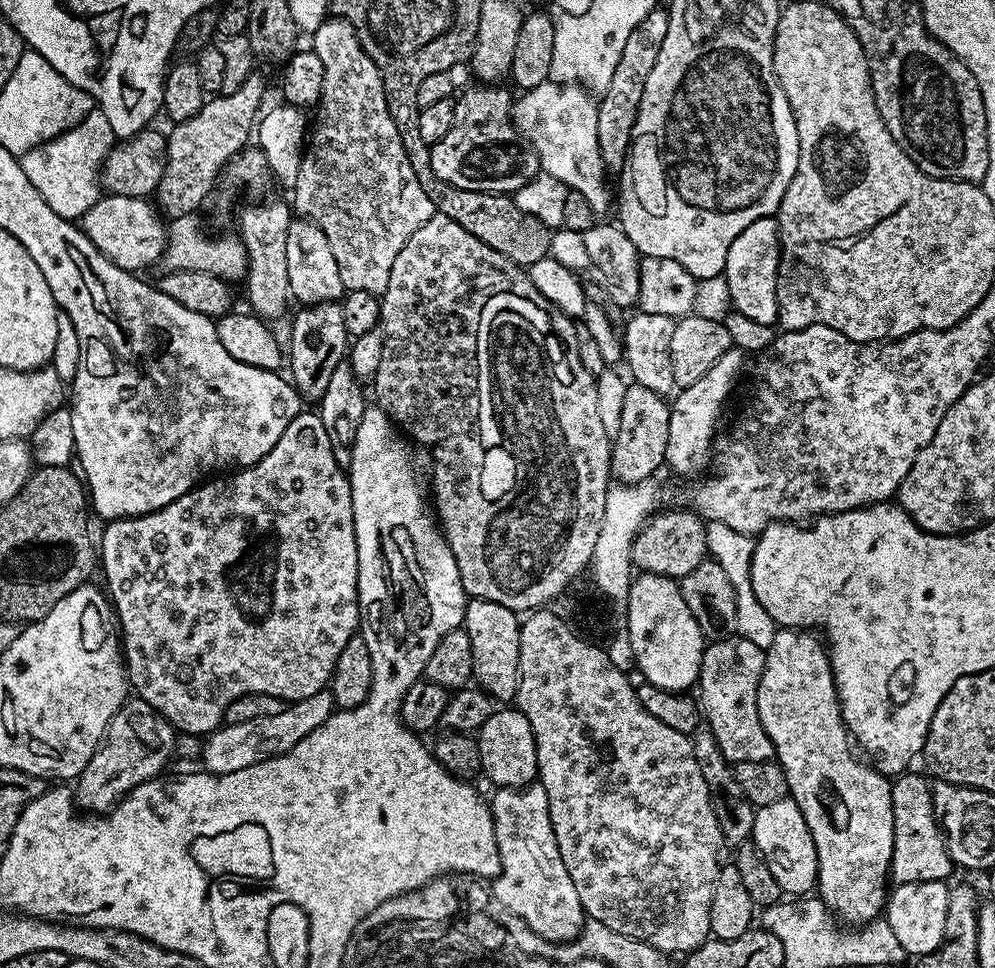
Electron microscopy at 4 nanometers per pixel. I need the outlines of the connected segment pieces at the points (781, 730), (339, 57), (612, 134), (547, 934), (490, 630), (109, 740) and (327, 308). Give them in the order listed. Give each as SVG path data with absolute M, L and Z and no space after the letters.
M780 628L774 634L774 642L764 653L764 669L762 678L758 682L758 718L762 718L762 726L770 738L776 751L775 759L782 766L786 774L786 782L790 798L802 810L802 818L806 818L806 826L814 838L814 850L818 858L818 874L816 875L816 888L819 900L827 906L829 912L837 921L848 926L863 926L877 919L886 908L886 888L889 883L888 867L894 854L894 810L892 809L892 780L875 767L863 764L851 756L853 745L850 743L850 733L844 725L844 716L840 713L840 701L836 699L836 683L832 677L832 661L828 658L828 649L825 641L815 631L802 628Z
M328 18L318 26L316 32L311 33L310 40L312 40L311 51L316 52L318 58L322 58L322 94L320 103L314 112L316 120L314 116L314 123L310 128L310 139L307 141L304 155L300 157L298 178L291 189L291 192L293 191L291 203L303 219L311 220L322 230L322 234L326 234L326 242L330 242L330 250L334 250L334 258L338 262L338 274L342 274L345 289L350 292L366 290L366 294L381 297L390 282L390 270L394 266L394 258L398 258L398 250L402 250L402 246L406 246L406 242L410 238L410 234L414 234L414 230L418 230L433 216L434 209L426 190L422 190L422 182L418 182L418 174L414 174L414 166L410 166L410 158L406 158L406 150L402 146L398 126L394 126L394 118L390 118L384 83L380 77L378 66L374 66L370 54L366 54L366 50L362 46L362 42L358 42L354 26L350 26L345 20L339 18Z
M657 6L635 26L626 39L626 46L619 55L618 67L610 78L610 86L599 97L598 110L598 150L602 150L602 162L609 173L623 173L628 163L628 151L632 148L634 122L642 106L642 90L646 90L646 78L654 70L654 61L658 59L658 50L662 50L662 41L666 39L666 30L670 30L668 8Z
M533 782L523 788L502 788L493 793L490 807L500 855L500 874L492 888L497 902L507 915L517 916L525 928L549 942L575 940L586 917L554 838L546 790Z
M469 599L464 606L463 627L466 634L470 634L470 654L474 654L472 680L483 692L488 693L496 702L515 701L520 671L518 670L518 646L520 645L520 626L522 620L517 613L510 611L506 606L498 606L498 602L489 600Z
M139 698L125 700L124 704L114 714L114 718L108 723L108 731L104 733L100 747L96 749L96 753L90 758L90 762L75 781L75 803L88 814L103 814L115 808L135 788L142 786L148 780L157 779L165 771L163 768L167 766L172 751L175 753L177 748L177 729L173 728L165 716L155 712L145 700Z
M331 300L321 304L310 304L299 309L301 312L292 320L292 329L286 340L286 368L292 371L290 383L296 389L301 401L318 402L326 394L334 370L345 361L350 337L346 321L342 319L342 306Z

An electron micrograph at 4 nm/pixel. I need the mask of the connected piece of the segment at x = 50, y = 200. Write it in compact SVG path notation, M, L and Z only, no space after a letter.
M94 108L80 124L21 155L26 178L59 217L81 219L102 194L99 172L117 143L104 111Z

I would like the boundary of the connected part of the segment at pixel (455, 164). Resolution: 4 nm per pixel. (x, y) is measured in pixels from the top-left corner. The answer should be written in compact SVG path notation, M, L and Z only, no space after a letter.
M476 82L473 85L473 88L468 88L461 96L455 97L454 126L450 126L446 138L431 145L434 174L438 174L442 182L450 182L450 186L458 186L462 190L515 194L519 188L529 184L534 177L541 175L540 159L532 149L532 145L524 139L524 135L512 122L513 93L510 94L504 86L495 84Z

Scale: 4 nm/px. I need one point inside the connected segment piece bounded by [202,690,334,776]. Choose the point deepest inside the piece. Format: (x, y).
(231, 747)

